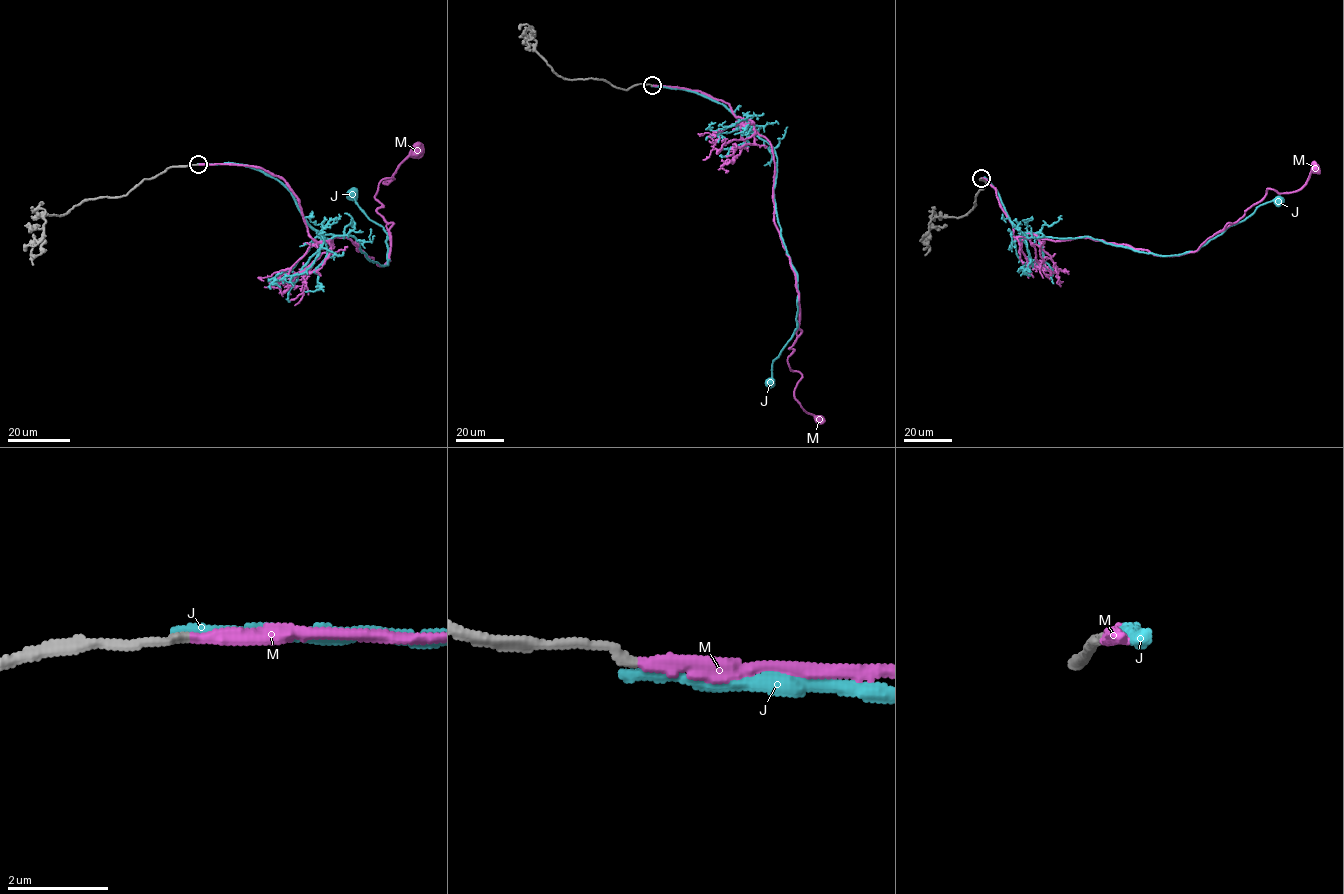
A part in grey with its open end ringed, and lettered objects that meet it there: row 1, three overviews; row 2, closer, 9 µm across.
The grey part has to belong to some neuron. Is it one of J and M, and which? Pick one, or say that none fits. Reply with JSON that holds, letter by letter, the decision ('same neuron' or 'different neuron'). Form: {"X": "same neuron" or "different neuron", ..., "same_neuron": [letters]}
{"J": "different neuron", "M": "same neuron", "same_neuron": ["M"]}

